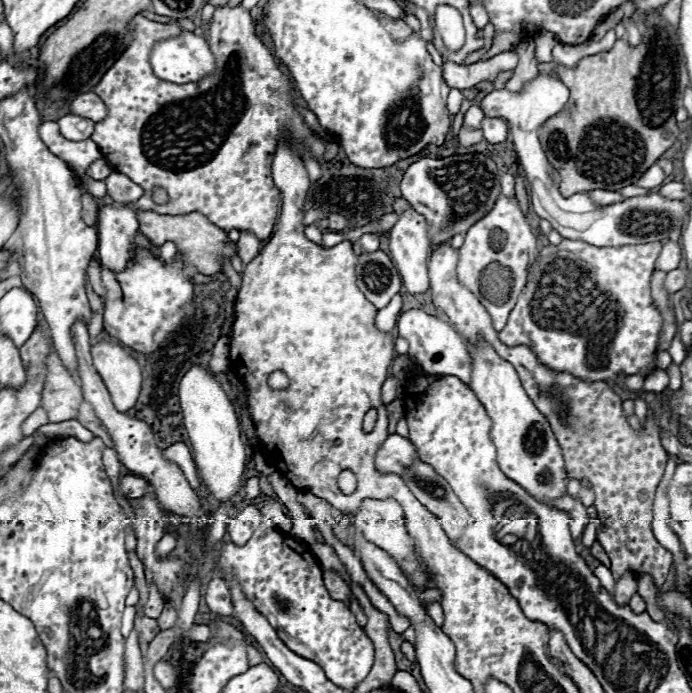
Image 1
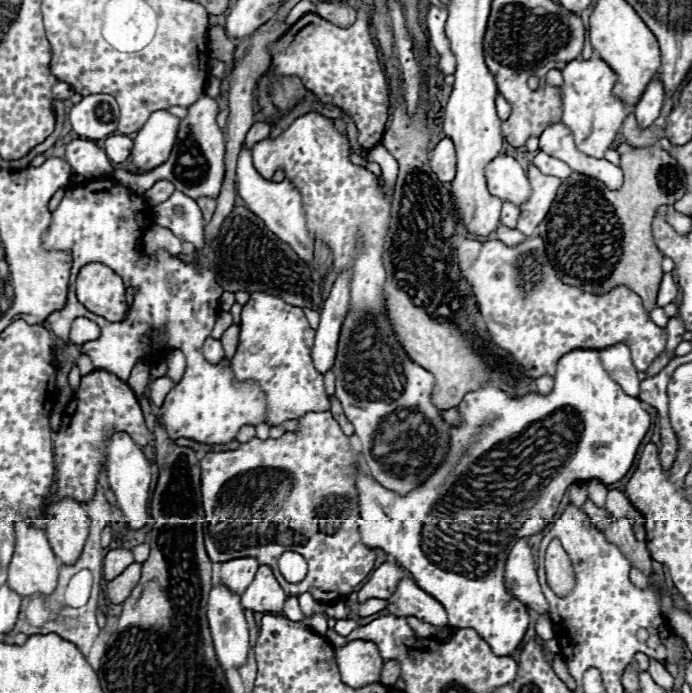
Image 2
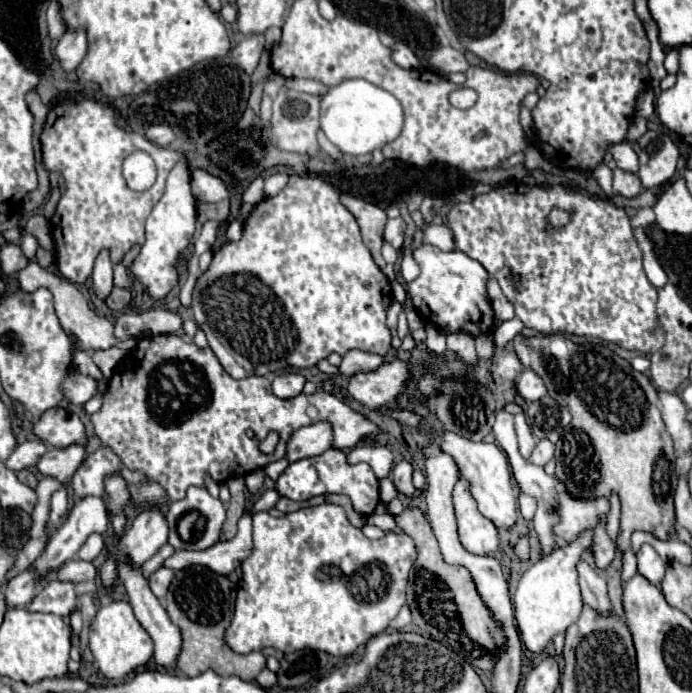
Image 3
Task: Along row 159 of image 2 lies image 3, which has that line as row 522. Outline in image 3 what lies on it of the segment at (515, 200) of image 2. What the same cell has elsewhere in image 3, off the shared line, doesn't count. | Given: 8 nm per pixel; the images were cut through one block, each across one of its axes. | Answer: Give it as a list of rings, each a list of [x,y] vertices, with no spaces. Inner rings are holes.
[[[434,430],[432,440],[440,450],[444,450],[446,454],[454,458],[460,478],[470,482],[470,492],[474,500],[478,502],[478,510],[486,518],[490,518],[496,524],[496,528],[510,528],[516,522],[518,508],[516,508],[516,496],[512,490],[512,472],[510,472],[508,456],[504,454],[504,450],[500,450],[498,444],[474,442],[458,434],[452,434],[450,430]]]

